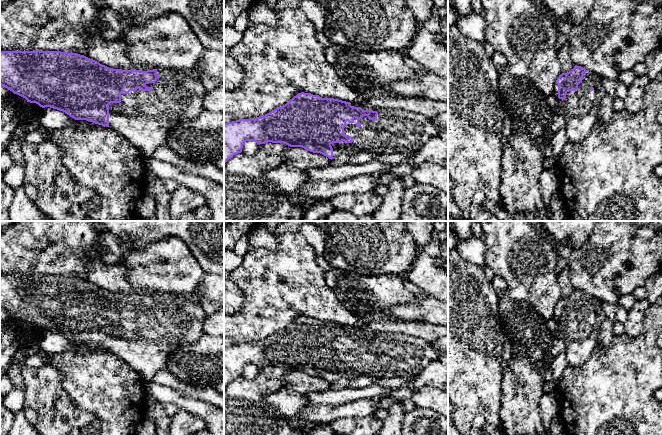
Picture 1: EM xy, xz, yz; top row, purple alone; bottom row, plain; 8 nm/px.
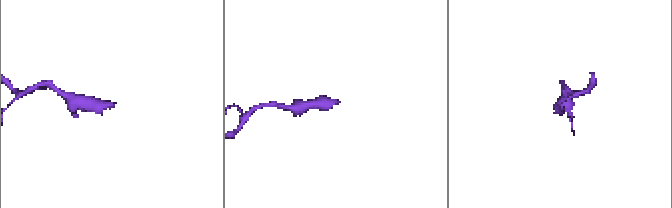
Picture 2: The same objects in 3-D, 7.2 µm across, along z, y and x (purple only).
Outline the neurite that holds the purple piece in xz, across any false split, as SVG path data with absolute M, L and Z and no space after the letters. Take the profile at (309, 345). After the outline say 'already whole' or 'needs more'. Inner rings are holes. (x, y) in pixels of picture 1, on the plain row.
M301 316L265 339L224 347L224 388L242 376L246 365L254 365L259 369L272 366L302 371L332 384L342 378L352 380L362 375L375 380L416 377L438 357L439 353L432 348L431 343L417 336L369 331L365 326L349 327Z; needs more

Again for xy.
M0 275L0 309L40 331L65 336L75 344L91 345L110 351L126 362L146 382L159 370L169 372L166 361L179 346L196 343L204 332L207 314L200 303L173 294L113 293L77 277L61 275Z; needs more

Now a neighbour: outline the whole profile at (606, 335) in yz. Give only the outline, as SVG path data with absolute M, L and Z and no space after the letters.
M606 319L603 323L601 335L598 340L598 344L600 344L603 349L607 349L610 345L613 337L613 326L614 322L609 319Z

